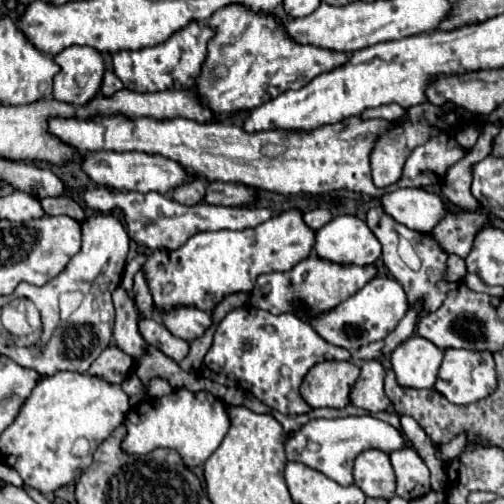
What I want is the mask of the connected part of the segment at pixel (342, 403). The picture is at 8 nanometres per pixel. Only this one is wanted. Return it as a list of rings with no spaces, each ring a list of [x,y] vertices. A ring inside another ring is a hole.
[[[325,360],[307,372],[301,384],[301,396],[311,408],[345,408],[357,378],[359,368],[353,362]]]

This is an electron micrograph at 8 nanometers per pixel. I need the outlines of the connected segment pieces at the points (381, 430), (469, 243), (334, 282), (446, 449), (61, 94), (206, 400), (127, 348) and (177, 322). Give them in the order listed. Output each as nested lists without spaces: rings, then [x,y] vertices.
[[[347,416],[347,418],[333,418],[333,420],[325,420],[325,418],[309,420],[299,432],[293,432],[287,436],[285,452],[287,452],[287,460],[303,462],[303,464],[323,472],[331,480],[339,482],[341,486],[349,486],[349,484],[353,484],[353,474],[351,474],[353,460],[363,450],[375,448],[385,454],[391,454],[405,446],[407,446],[407,442],[405,442],[403,434],[397,428],[393,428],[391,424],[377,420],[373,416],[359,416],[359,418]]]
[[[451,210],[449,216],[445,216],[445,220],[441,220],[433,228],[431,234],[449,254],[457,254],[461,258],[467,258],[467,254],[473,248],[477,228],[481,228],[485,224],[491,224],[487,214]]]
[[[311,254],[309,258],[301,260],[295,268],[287,272],[269,272],[261,274],[255,280],[255,288],[251,290],[251,306],[269,310],[271,314],[283,314],[293,312],[291,302],[301,300],[305,302],[313,312],[327,312],[353,296],[357,290],[361,290],[373,276],[377,276],[377,266],[367,264],[365,268],[357,264],[333,264],[329,260],[321,260],[319,256]]]
[[[459,434],[459,436],[457,436],[457,438],[453,438],[449,444],[443,444],[443,446],[439,446],[441,460],[447,464],[449,460],[457,458],[457,456],[463,452],[463,446],[465,446],[465,434]]]
[[[69,46],[55,54],[53,60],[61,68],[53,78],[55,100],[83,106],[99,92],[105,68],[95,48]]]
[[[185,388],[173,390],[161,398],[147,398],[135,404],[125,418],[127,436],[123,450],[129,454],[147,454],[155,448],[173,448],[179,452],[187,468],[201,466],[221,444],[229,430],[229,416],[225,404],[209,392],[189,392]]]
[[[117,288],[113,292],[113,304],[115,304],[115,326],[113,326],[113,344],[117,344],[123,352],[131,354],[131,358],[141,358],[147,344],[137,328],[139,324],[139,312],[135,308],[133,298],[125,288]]]
[[[177,306],[177,308],[171,308],[169,312],[165,312],[165,310],[157,310],[157,312],[159,312],[165,328],[173,336],[183,338],[187,342],[203,336],[203,332],[211,324],[211,316],[193,306]]]

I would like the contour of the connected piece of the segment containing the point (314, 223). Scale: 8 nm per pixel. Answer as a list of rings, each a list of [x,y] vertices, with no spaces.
[[[317,208],[317,210],[305,212],[305,222],[307,222],[313,230],[319,230],[319,228],[325,226],[329,220],[331,220],[331,212],[325,210],[325,208]]]

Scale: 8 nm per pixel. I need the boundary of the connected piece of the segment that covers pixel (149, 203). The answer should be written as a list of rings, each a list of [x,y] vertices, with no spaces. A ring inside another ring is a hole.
[[[97,188],[97,190],[85,190],[83,200],[89,208],[97,212],[113,212],[115,208],[121,208],[125,218],[127,218],[127,232],[131,240],[135,240],[139,246],[145,248],[167,248],[167,250],[177,250],[181,244],[185,244],[187,238],[191,238],[197,232],[205,230],[245,230],[245,228],[255,228],[261,222],[269,220],[271,216],[279,214],[275,210],[267,208],[237,208],[237,206],[211,206],[211,204],[197,204],[197,206],[183,206],[177,204],[173,198],[163,196],[159,192],[117,192],[113,194],[107,188]]]

